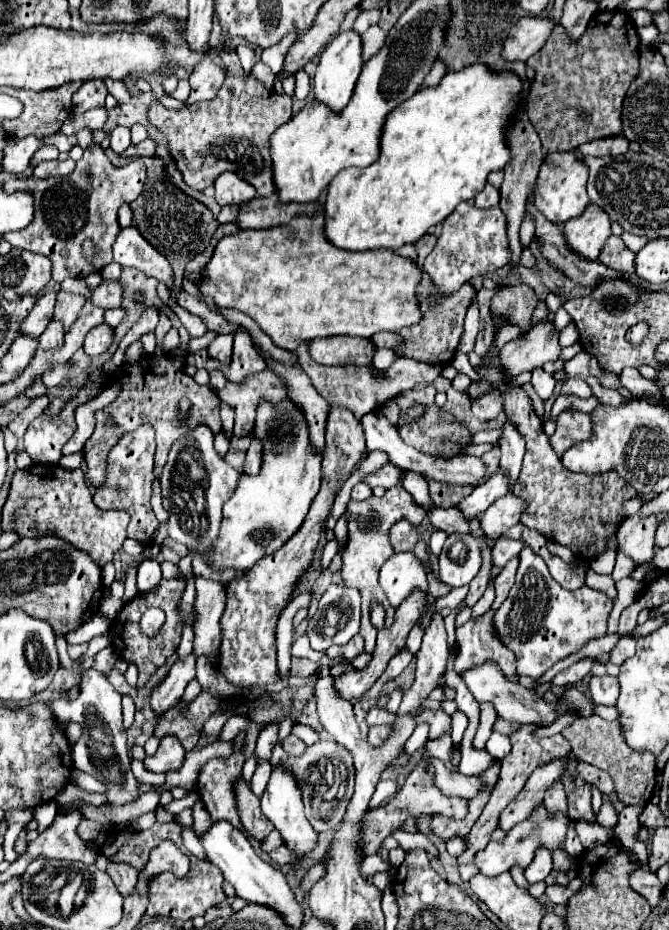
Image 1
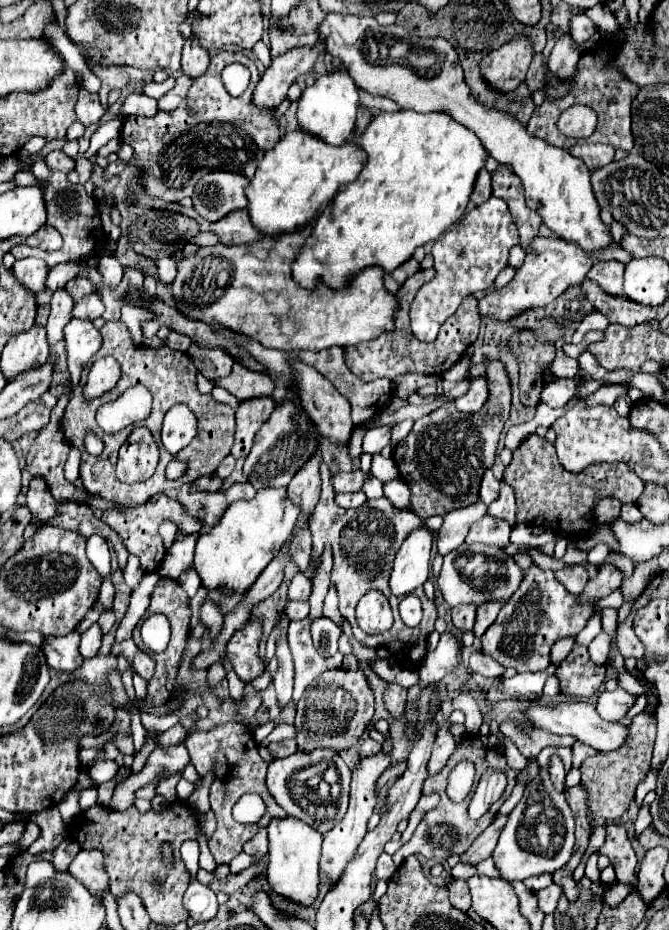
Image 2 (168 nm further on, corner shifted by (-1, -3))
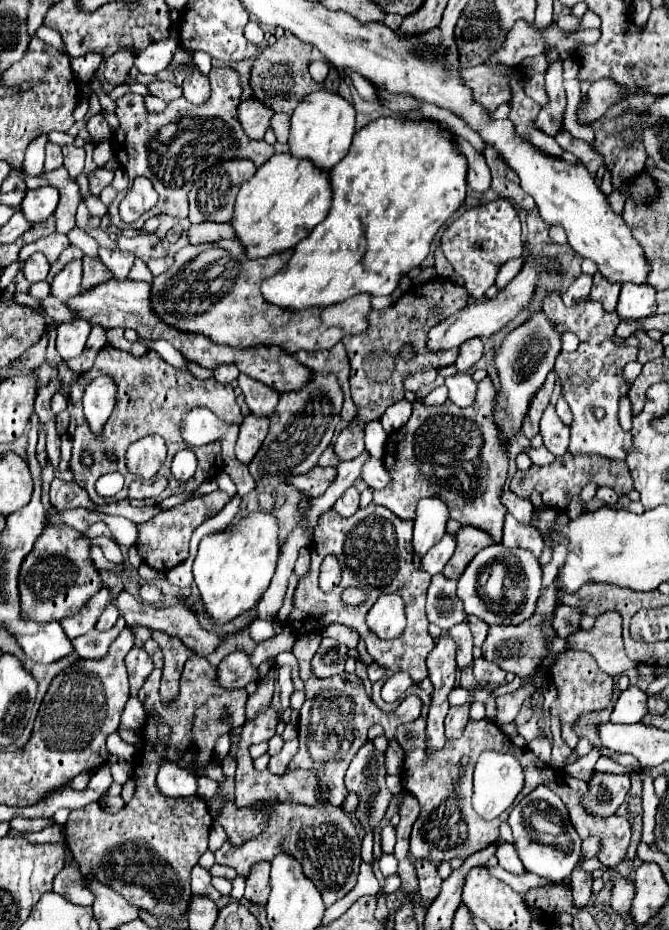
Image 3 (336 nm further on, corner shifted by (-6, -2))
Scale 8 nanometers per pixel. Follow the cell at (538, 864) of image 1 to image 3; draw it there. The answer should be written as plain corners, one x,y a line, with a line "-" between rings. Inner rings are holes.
500,843
498,849
496,849
496,857
498,857
498,865
506,871
512,871
516,875
524,873
524,867
522,867
522,861
518,859
516,855
516,849
510,845
510,843

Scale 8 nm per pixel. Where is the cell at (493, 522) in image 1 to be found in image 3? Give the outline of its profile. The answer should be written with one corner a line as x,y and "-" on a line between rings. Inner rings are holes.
462,527
458,533
456,533
456,551
454,555
450,557
450,561
446,563
442,575
446,579
458,579
462,575
462,571
466,569
466,565
474,559
474,555
478,551
482,551
484,547
492,545
492,537
480,529
474,529
474,527

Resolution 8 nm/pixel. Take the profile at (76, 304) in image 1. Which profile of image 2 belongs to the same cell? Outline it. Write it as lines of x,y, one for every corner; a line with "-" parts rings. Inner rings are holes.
73,278
71,282
67,282
67,292
69,292
69,296
73,298
73,302
77,302
77,300
81,300
83,296
87,296
87,294
91,294
93,290
97,290
87,278

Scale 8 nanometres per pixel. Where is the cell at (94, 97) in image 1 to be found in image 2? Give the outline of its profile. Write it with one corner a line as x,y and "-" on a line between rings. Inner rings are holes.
83,88
79,90
79,100
77,100
75,110
77,110
77,120
79,120
81,124
85,124
85,126
101,122
101,118
103,118
105,112
107,112
107,110
101,106
101,102
99,102
99,94
91,94
91,92
83,90

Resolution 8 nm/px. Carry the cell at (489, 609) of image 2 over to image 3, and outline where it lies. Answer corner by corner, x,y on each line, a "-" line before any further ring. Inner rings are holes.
474,615
466,621
470,623
470,631
472,631
472,637
474,637
474,647
482,647
484,639
486,639
486,633
488,633
488,625
484,621
476,619

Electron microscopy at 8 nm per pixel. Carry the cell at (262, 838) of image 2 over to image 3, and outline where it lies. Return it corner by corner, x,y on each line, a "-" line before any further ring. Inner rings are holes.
264,861
258,863
258,867
254,867
254,871
250,873
250,879
246,879
244,899
262,909
266,907
268,895
270,895
270,865

